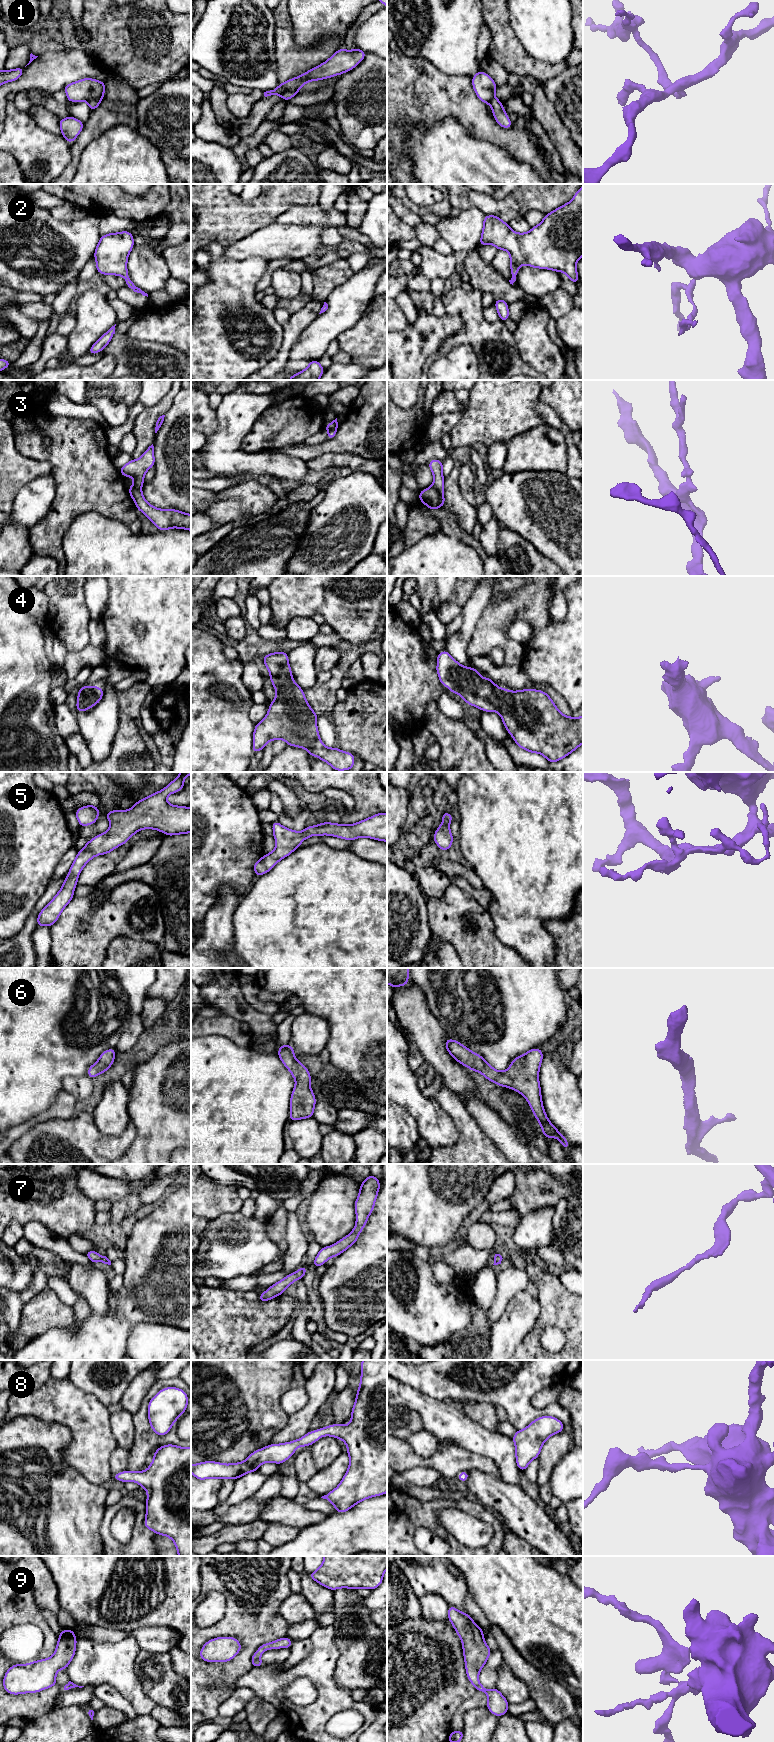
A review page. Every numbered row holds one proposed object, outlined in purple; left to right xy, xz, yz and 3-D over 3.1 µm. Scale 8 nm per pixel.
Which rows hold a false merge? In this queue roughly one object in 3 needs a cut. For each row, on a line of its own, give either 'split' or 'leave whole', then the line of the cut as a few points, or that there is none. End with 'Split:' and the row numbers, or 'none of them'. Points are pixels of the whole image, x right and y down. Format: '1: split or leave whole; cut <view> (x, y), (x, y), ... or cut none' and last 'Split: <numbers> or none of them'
1: split; cut xz (295, 92), (284, 91), (280, 95)
2: leave whole; cut none
3: split; cut yz (433, 485), (438, 493), (438, 503), (440, 506)
4: leave whole; cut none
5: leave whole; cut none
6: leave whole; cut none
7: leave whole; cut none
8: leave whole; cut none
9: leave whole; cut none
Split: 1, 3

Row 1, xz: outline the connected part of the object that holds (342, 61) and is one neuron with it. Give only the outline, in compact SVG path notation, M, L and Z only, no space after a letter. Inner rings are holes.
M342 47L327 61L298 77L280 83L276 89L264 92L264 96L281 96L282 93L287 91L298 93L298 91L309 81L327 79L354 69L366 56L367 54L364 51L356 47L354 47L352 51L347 51Z

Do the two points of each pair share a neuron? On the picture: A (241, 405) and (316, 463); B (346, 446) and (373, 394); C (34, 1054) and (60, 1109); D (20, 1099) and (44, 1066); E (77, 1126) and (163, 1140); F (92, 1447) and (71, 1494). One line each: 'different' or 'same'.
A: different
B: same
C: different
D: same
E: different
F: different

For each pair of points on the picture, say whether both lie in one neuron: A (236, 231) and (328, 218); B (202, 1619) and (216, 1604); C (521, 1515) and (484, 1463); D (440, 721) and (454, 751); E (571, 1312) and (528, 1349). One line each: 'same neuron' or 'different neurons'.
A: different neurons
B: same neuron
C: different neurons
D: same neuron
E: same neuron

